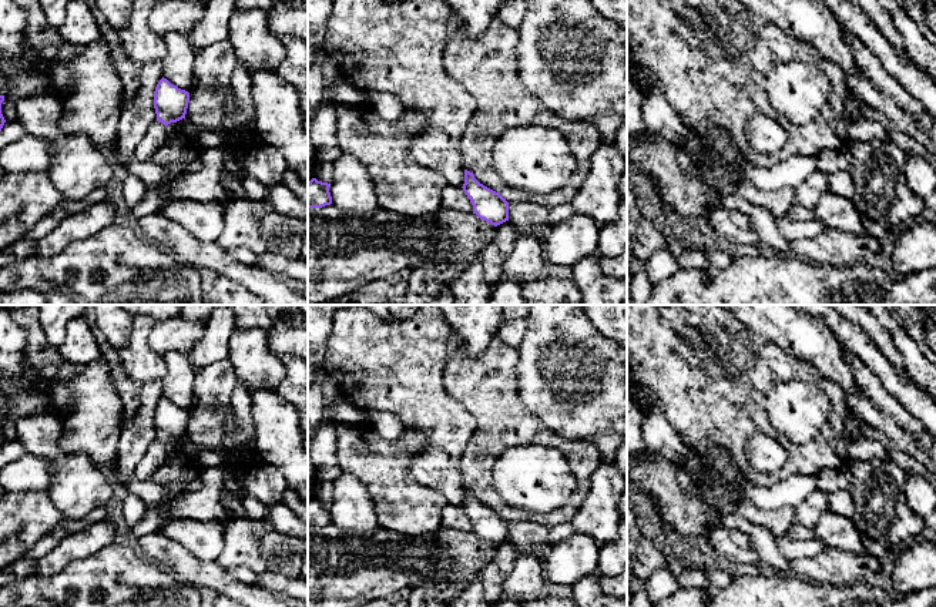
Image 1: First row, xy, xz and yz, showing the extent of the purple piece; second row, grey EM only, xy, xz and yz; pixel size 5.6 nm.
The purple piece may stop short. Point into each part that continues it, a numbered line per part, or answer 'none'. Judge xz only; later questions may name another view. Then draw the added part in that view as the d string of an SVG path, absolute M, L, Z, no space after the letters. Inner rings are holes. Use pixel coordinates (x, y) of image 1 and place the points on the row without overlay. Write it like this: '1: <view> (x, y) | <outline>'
none

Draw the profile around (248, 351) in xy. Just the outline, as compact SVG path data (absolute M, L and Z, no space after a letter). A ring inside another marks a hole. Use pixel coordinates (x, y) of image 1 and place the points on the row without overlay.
M236 328L228 343L228 359L236 379L255 390L275 390L285 376L285 366L268 343L268 333L259 328Z

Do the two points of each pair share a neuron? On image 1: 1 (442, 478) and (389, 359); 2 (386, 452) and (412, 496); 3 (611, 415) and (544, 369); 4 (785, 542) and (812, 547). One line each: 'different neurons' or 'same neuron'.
1: same neuron
2: same neuron
3: same neuron
4: same neuron

